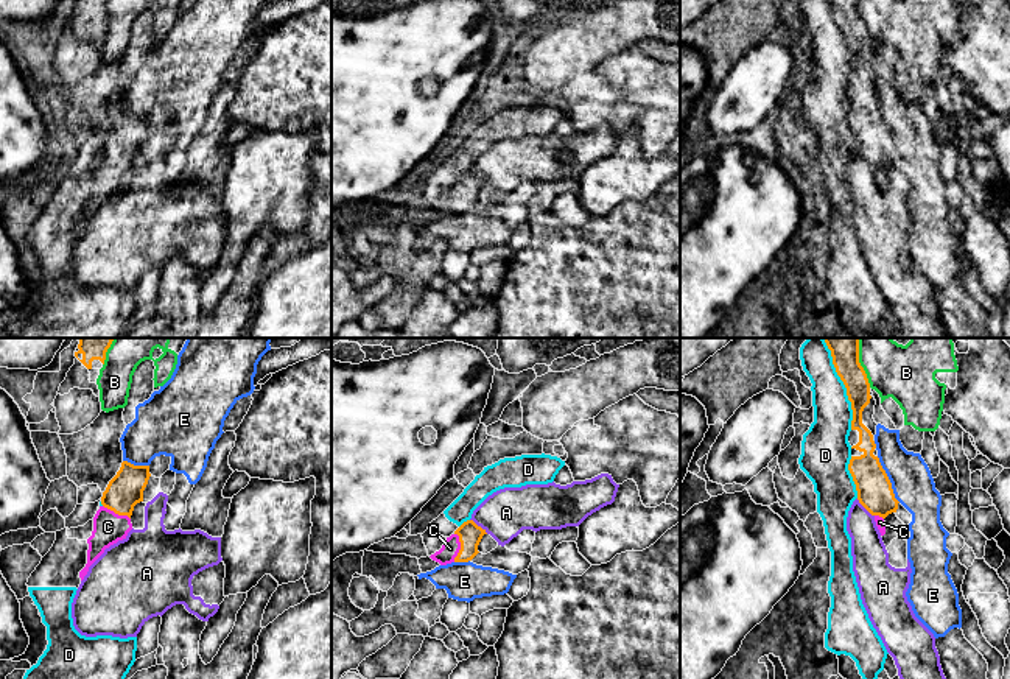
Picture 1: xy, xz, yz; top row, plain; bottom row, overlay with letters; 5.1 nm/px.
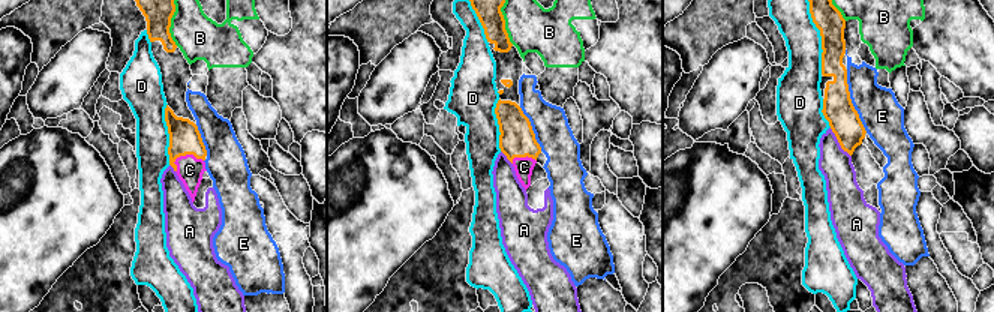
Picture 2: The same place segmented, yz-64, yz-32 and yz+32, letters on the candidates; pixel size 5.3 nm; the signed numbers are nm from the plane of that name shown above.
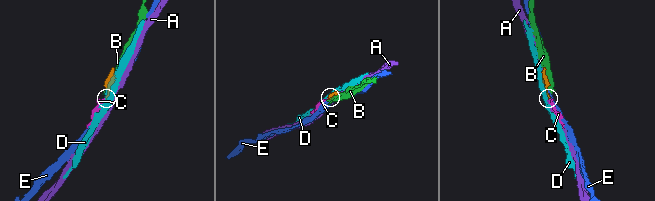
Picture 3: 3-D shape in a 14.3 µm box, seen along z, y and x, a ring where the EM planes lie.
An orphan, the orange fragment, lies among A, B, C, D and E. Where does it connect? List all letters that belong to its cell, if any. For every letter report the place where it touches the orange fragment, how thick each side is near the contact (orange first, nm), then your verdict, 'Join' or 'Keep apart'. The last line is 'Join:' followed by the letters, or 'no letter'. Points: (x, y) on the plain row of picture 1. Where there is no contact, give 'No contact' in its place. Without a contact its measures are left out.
A: Touches orange at xz (480, 178). Thickness 120 nm (orange) against 240 nm. Keep apart
B: Touches orange at yz (862, 19). Thickness 130 nm (orange) against 280 nm. Keep apart
C: Touches orange at xz (461, 198). Thickness 120 nm (orange) against 90 nm. Join
D: Touches orange at yz (847, 41). Thickness 130 nm (orange) against 200 nm. Keep apart
E: Touches orange at yz (889, 131). Thickness 180 nm (orange) against 220 nm. Keep apart
Join: C

